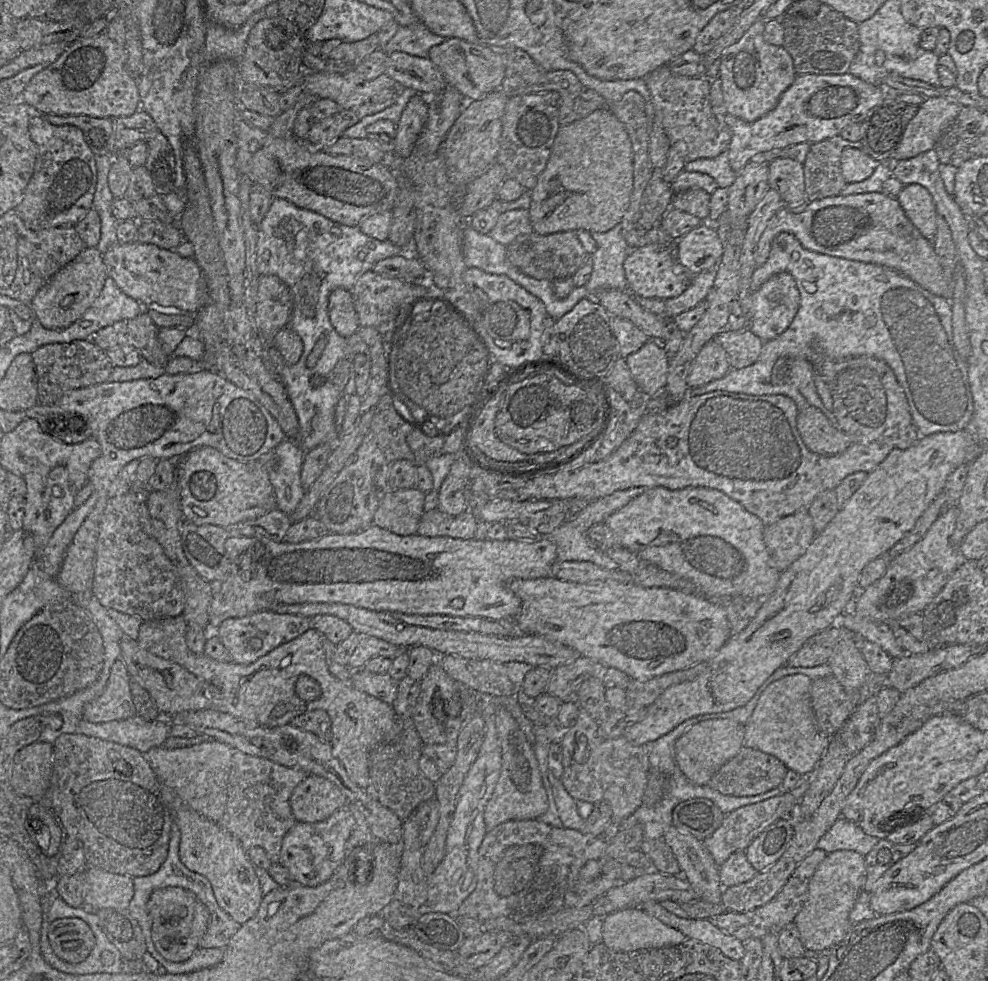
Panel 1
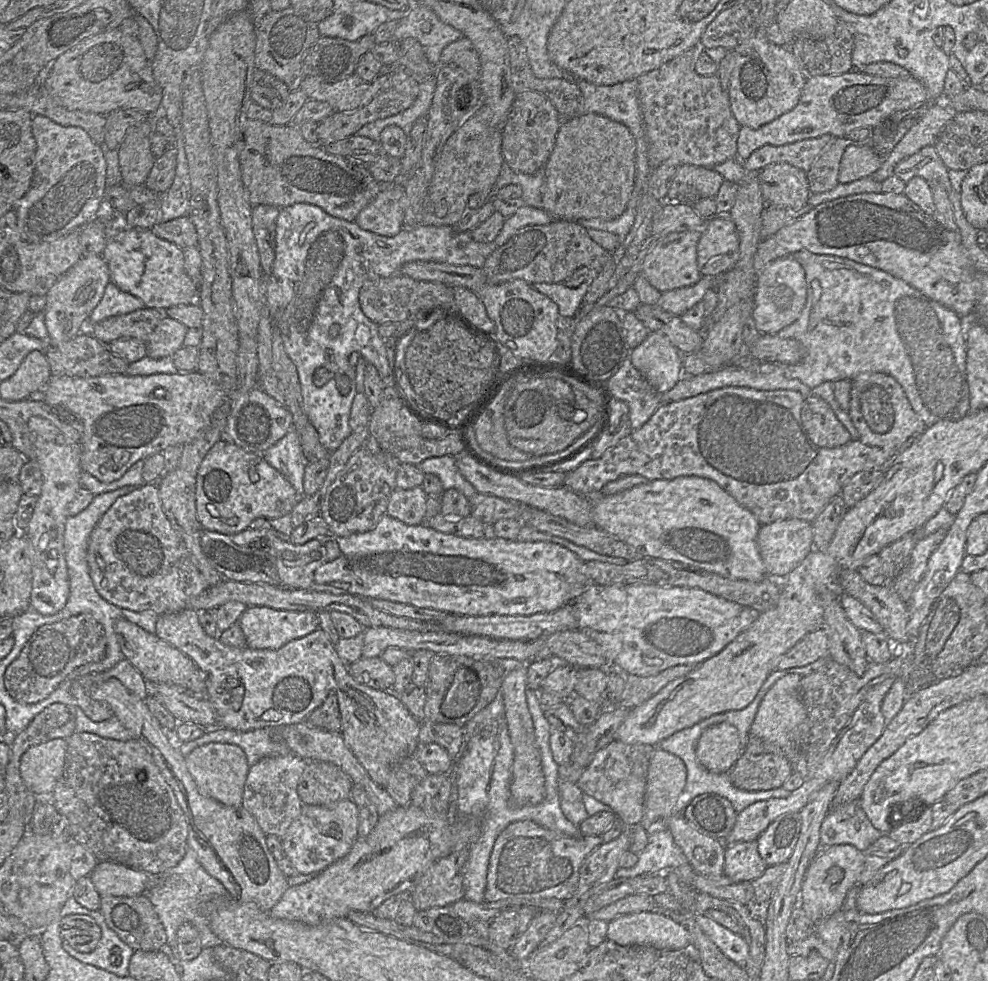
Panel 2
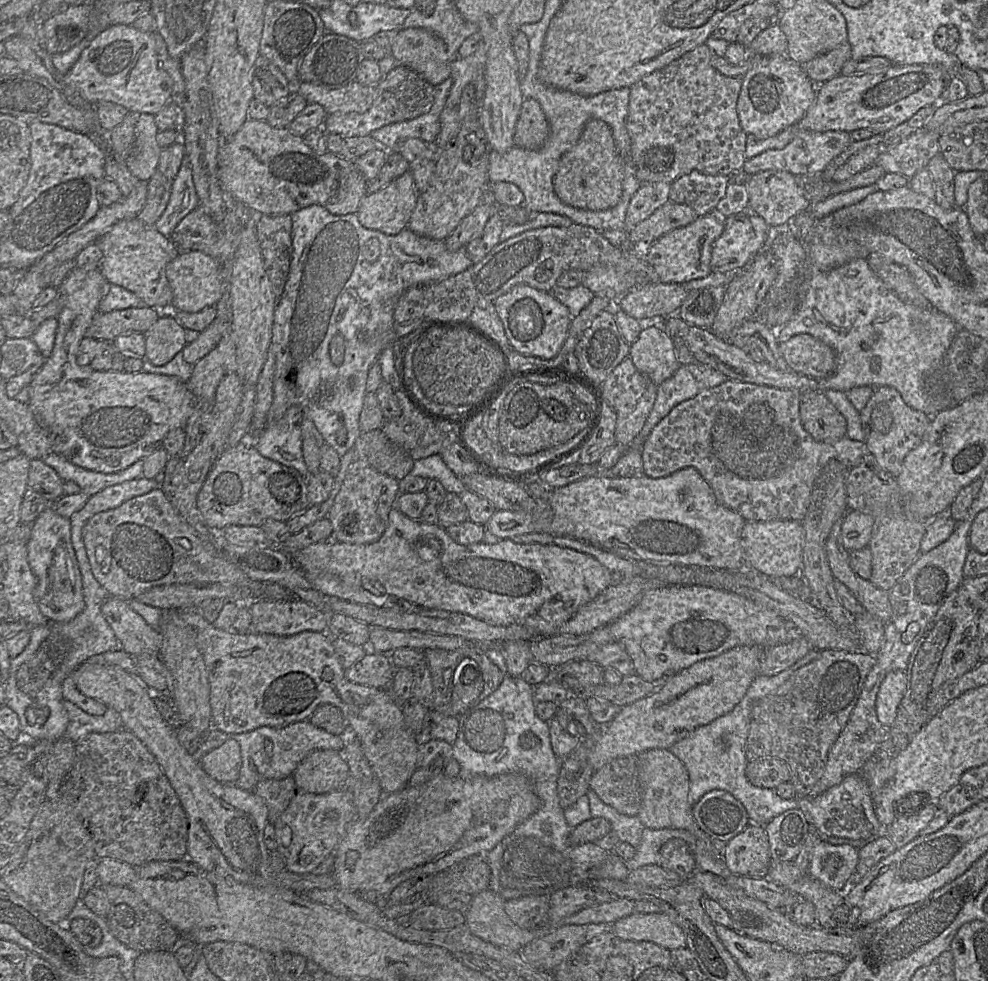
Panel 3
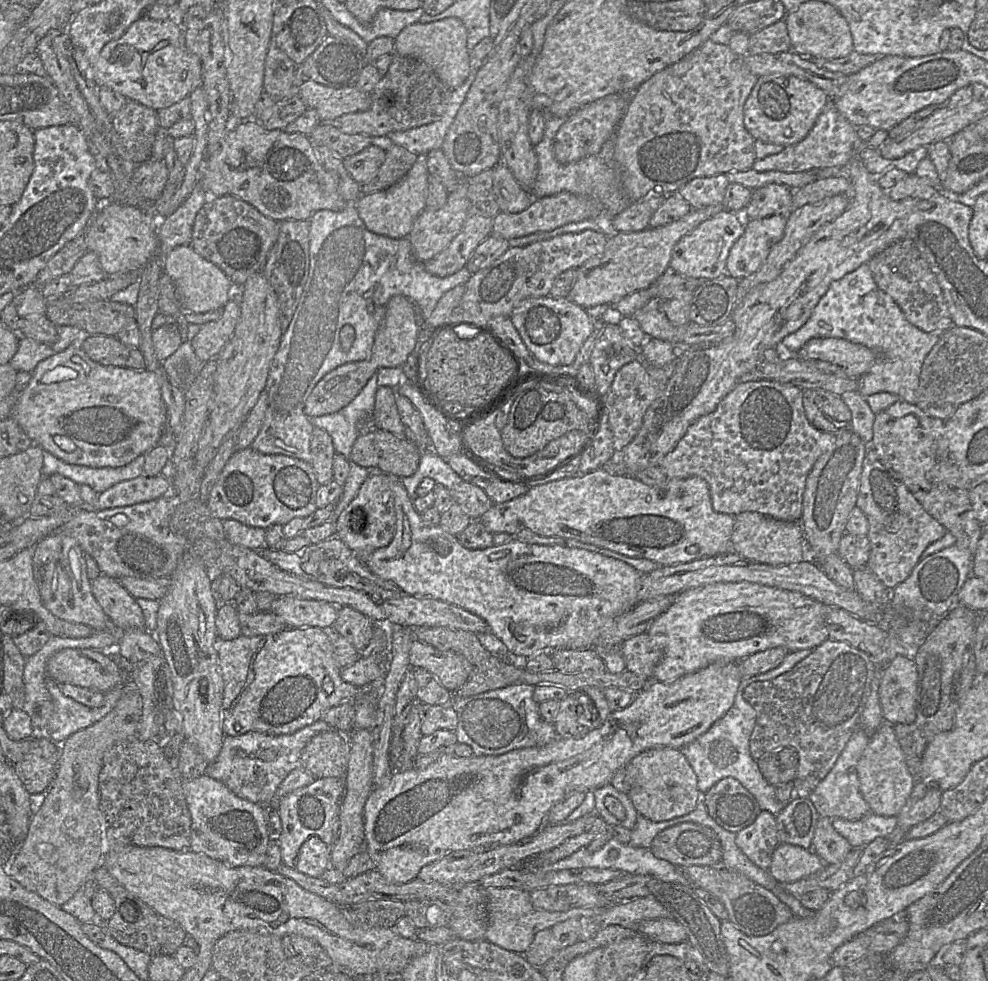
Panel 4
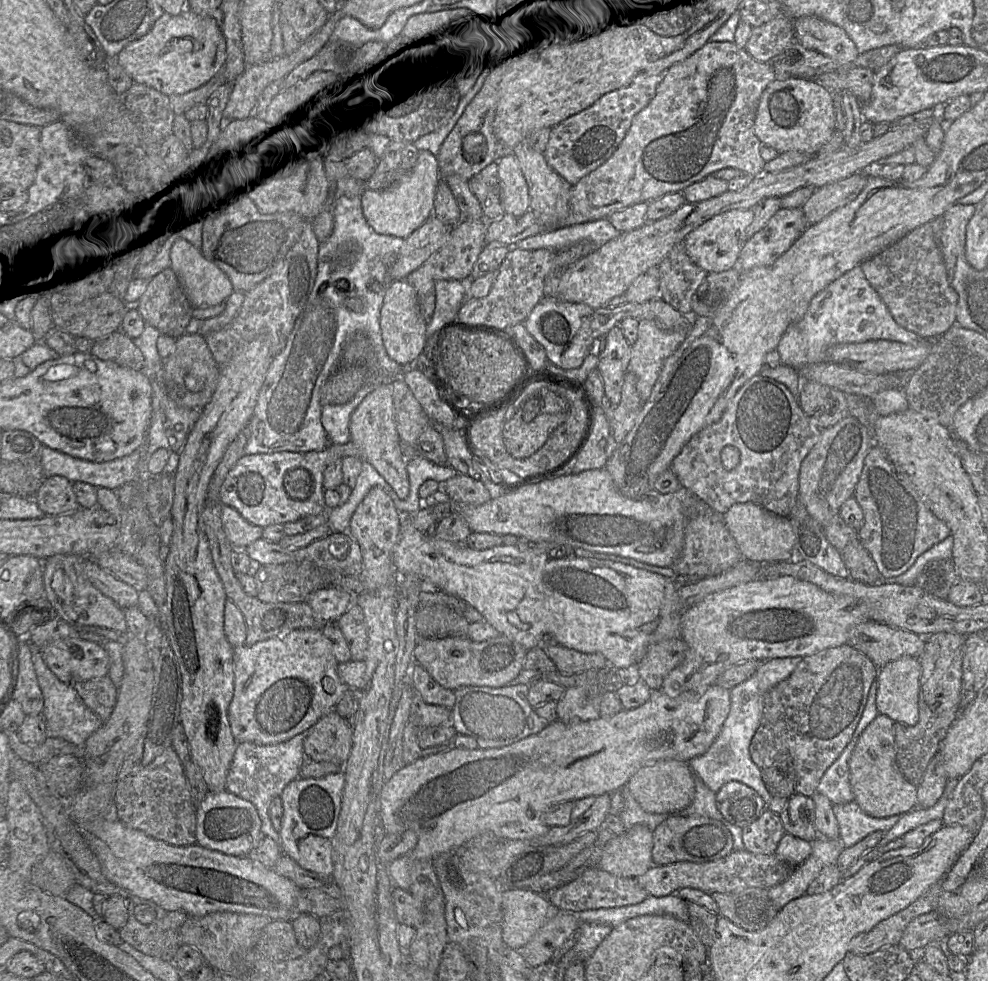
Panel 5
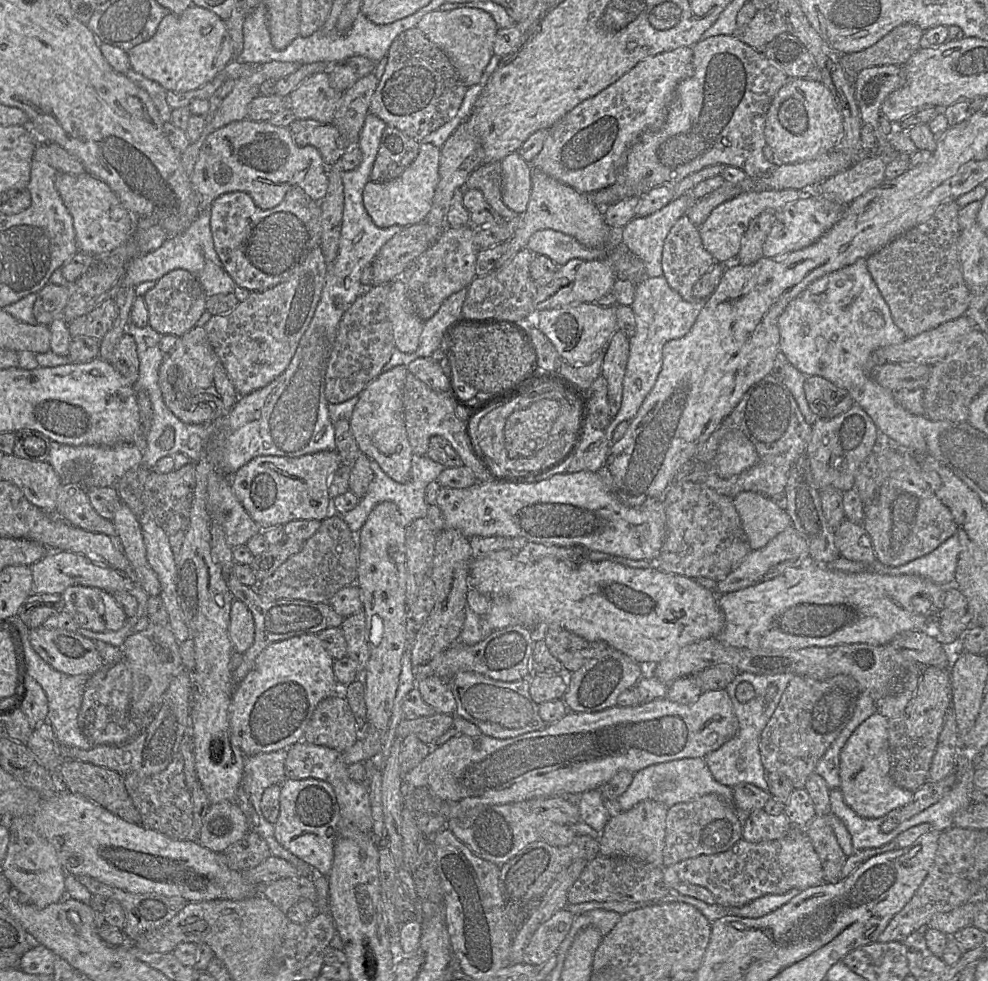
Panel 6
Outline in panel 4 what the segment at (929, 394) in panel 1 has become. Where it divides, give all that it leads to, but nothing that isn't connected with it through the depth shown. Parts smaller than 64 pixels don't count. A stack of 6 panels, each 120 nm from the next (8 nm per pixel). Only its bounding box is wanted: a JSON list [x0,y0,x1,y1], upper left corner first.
[777,263,941,445]

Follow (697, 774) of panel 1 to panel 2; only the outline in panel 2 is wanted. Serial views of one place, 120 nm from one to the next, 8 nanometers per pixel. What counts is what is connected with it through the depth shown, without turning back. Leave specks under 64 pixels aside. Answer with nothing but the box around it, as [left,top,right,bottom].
[696,723,742,773]

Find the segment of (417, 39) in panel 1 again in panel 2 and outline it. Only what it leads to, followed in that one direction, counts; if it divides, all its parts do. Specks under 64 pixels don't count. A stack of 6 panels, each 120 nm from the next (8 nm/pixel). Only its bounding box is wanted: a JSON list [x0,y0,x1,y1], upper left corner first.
[393,5,463,65]

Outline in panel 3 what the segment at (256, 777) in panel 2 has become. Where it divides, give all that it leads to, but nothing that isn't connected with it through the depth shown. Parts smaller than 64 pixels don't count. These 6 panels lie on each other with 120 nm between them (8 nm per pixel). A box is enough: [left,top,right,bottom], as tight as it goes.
[253,776,297,823]

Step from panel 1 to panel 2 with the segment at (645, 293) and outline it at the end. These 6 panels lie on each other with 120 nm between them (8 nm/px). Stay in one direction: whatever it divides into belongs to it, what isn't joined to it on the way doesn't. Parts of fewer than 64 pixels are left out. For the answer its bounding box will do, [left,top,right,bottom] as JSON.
[641,229,702,292]

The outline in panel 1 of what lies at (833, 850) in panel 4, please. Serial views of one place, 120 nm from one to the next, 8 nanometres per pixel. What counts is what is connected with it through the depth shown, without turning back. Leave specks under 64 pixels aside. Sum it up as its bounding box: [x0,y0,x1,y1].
[794,850,865,951]

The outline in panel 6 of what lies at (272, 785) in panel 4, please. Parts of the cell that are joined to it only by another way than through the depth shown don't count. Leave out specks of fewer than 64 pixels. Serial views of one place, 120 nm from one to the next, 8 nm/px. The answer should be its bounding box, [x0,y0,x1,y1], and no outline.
[235,749,329,912]

